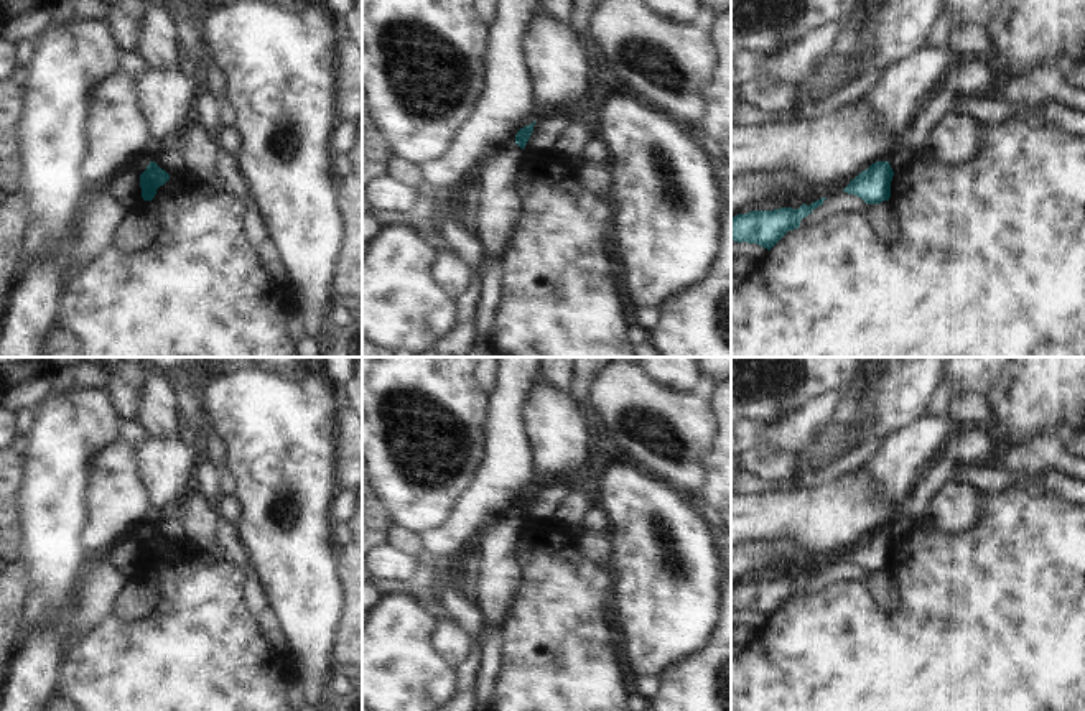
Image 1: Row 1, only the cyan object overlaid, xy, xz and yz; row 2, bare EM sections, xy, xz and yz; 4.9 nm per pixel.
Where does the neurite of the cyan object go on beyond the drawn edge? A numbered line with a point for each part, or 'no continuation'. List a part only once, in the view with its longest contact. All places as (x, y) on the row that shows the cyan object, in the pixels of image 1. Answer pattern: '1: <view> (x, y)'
no continuation.

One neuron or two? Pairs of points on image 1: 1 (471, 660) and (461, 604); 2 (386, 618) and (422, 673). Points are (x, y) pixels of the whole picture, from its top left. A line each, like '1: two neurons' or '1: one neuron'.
1: one neuron
2: one neuron

